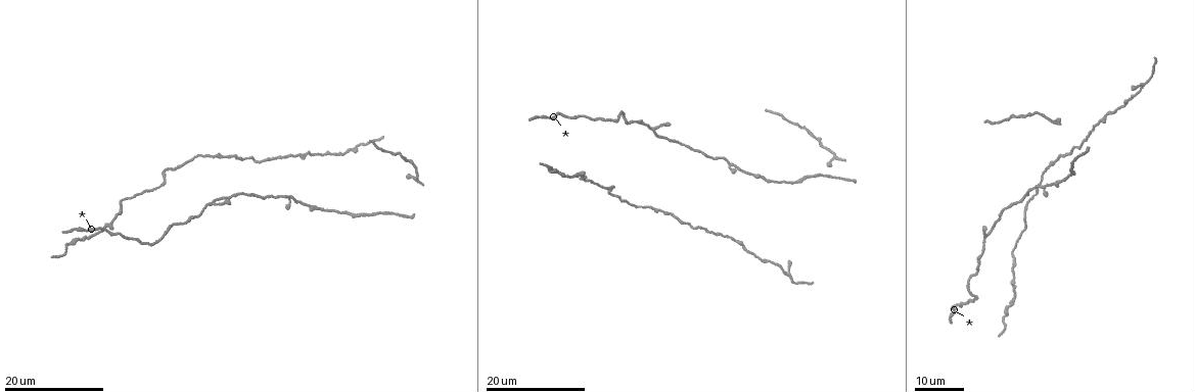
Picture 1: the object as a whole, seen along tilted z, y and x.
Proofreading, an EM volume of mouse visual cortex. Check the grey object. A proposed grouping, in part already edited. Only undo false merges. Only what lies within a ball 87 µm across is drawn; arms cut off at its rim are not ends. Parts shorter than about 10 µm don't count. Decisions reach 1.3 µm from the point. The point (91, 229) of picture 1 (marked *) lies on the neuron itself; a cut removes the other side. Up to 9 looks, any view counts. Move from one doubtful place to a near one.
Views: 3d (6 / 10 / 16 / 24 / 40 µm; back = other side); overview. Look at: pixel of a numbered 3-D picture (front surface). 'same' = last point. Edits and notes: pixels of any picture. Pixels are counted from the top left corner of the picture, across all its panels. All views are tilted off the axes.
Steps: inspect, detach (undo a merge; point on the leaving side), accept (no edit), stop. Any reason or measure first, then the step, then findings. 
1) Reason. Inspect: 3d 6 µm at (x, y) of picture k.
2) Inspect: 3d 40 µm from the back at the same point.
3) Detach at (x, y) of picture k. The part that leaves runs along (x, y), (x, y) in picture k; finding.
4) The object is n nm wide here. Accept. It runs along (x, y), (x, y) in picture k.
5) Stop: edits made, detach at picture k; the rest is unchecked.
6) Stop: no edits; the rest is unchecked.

Sudden change in width. Inspect: 3d 24 µm at (953, 305) of picture 1.

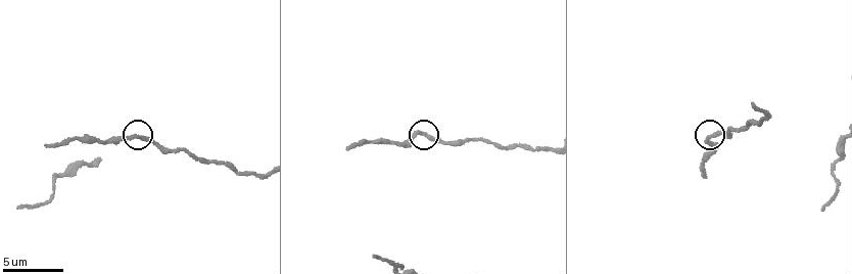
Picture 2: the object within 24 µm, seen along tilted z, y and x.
Inspect: 3d 10 µm at (420, 131) of picture 2.

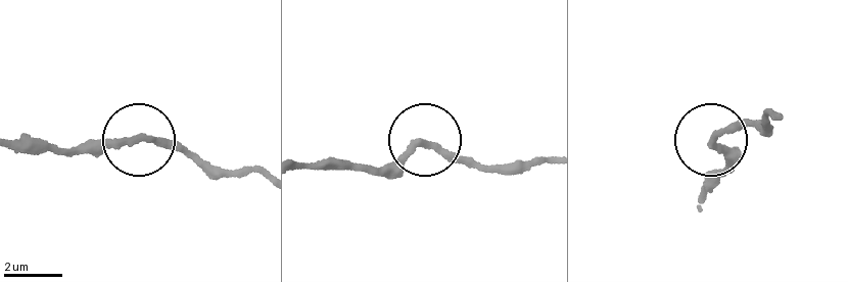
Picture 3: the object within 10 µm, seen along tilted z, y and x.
Accept. It runs along (394, 163), (433, 140), (492, 169) in picture 3; continuous, no second neuron.

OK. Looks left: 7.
Side arm on a straight run. Inspect: 3d 16 µm at (110, 227) of picture 1.

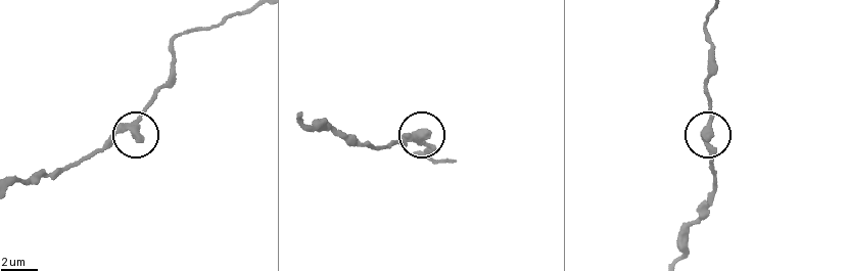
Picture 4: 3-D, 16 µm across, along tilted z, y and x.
Zoom in. Inspect: 3d 6 µm at (415, 139) of picture 4.

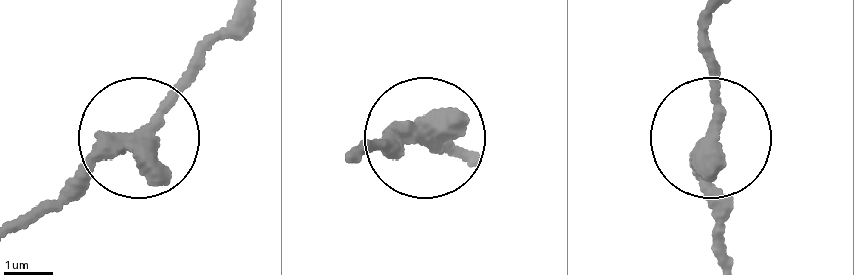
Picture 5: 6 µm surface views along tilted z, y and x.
3 arms meet here. Accept. Continuous, no second neuron.

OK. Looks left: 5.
Narrows sharply. Inspect: 3d 16 µm at (660, 209) of picture 1.

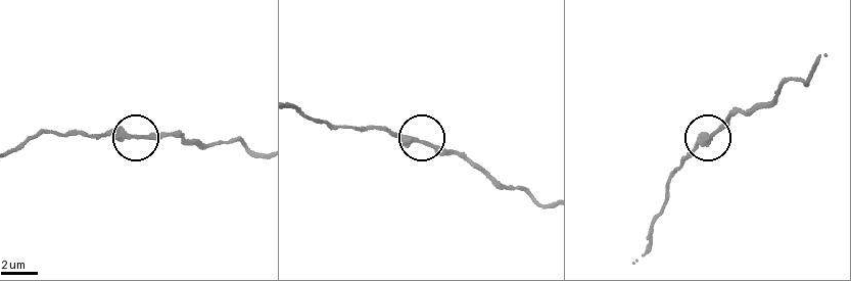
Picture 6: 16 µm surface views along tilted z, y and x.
Inspect: 3d 6 µm at (139, 138) of picture 6.

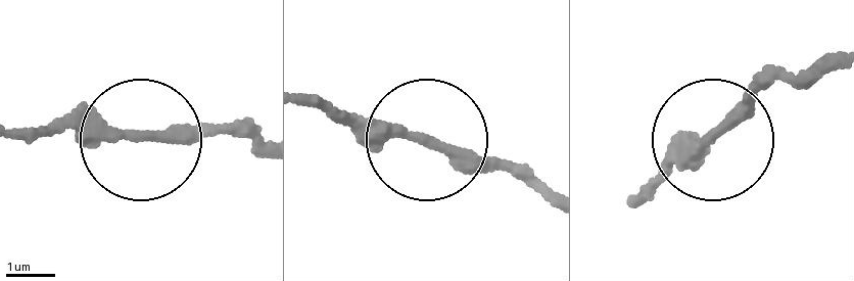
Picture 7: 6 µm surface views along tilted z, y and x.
The object is 240 nm wide here. Accept. It runs along (638, 199), (763, 84) in picture 7; one neuron here.

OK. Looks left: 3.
Thin neck. Inspect: 3d 24 µm at (742, 246) of picture 1.

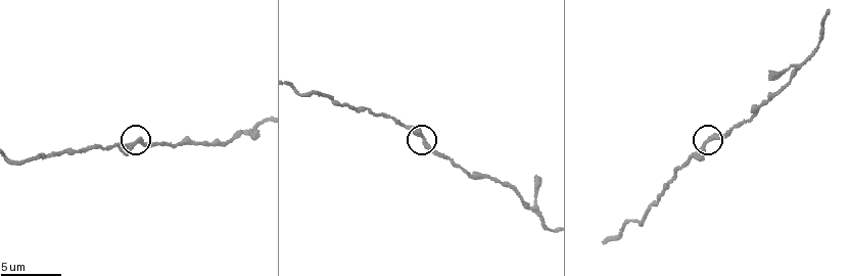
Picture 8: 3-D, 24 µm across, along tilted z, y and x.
Zoom in. Inspect: 3d 10 µm at (136, 143) of picture 8.

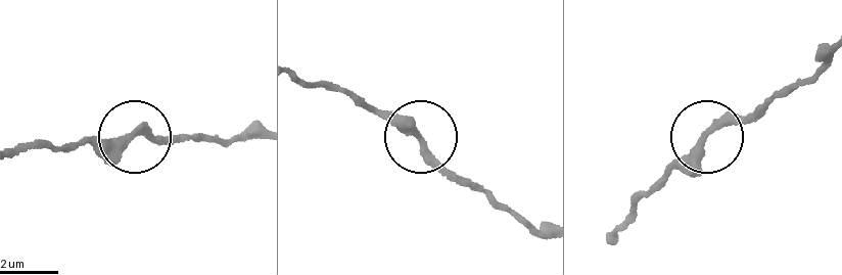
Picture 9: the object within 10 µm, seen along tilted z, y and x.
Closer look. Inspect: 3d 6 µm at (133, 135) of picture 9.

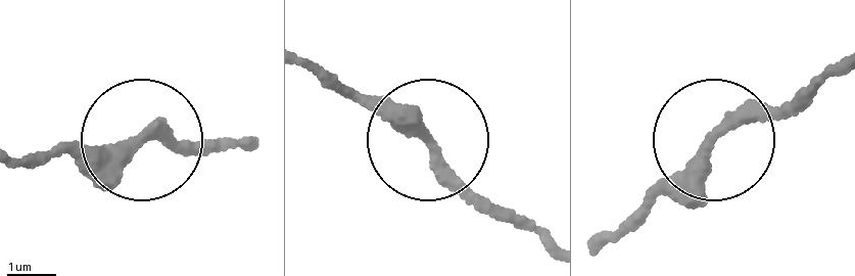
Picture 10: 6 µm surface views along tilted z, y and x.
The object is 270 nm wide here. Accept. It runs along (15, 159), (162, 135), (188, 149) in picture 10; one neuron here.

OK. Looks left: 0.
Stop: no edits; the rest is unchecked.

